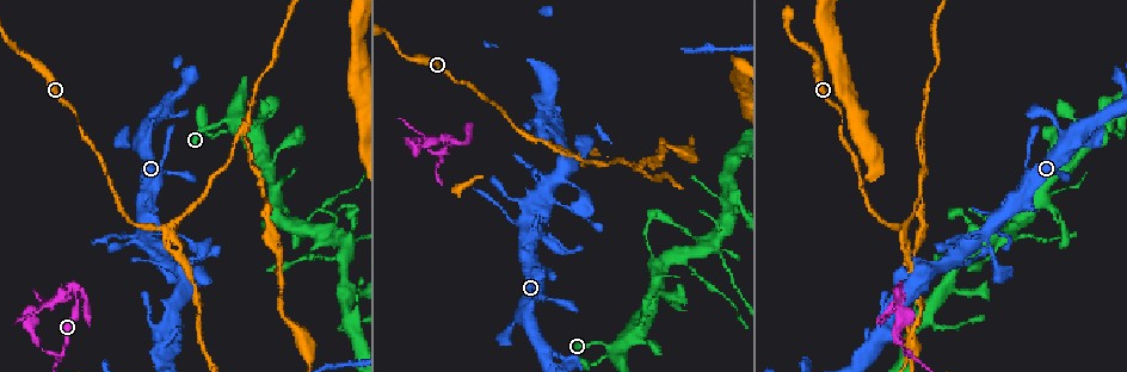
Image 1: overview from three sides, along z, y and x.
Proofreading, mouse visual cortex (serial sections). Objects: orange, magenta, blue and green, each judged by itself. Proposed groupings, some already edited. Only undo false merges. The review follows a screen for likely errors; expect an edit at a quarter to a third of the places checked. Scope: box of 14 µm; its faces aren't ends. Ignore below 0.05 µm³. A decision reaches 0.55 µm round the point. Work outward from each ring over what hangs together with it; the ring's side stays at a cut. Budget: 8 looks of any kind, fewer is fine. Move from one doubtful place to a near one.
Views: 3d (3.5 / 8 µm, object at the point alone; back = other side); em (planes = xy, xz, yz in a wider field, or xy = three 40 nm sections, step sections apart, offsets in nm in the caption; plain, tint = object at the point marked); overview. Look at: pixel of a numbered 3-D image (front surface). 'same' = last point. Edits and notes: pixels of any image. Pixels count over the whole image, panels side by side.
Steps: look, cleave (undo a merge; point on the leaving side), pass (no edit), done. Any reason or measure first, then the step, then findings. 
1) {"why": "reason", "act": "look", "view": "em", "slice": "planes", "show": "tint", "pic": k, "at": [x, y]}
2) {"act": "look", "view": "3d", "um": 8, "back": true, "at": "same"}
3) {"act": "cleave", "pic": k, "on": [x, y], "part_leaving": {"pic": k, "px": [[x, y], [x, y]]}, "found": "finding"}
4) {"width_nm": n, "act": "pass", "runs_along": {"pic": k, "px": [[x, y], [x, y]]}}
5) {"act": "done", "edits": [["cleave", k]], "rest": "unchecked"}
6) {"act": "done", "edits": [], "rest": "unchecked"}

{"why": "a fork", "act": "look", "view": "3d", "um": 3.5, "pic": 1, "at": [165, 228]}

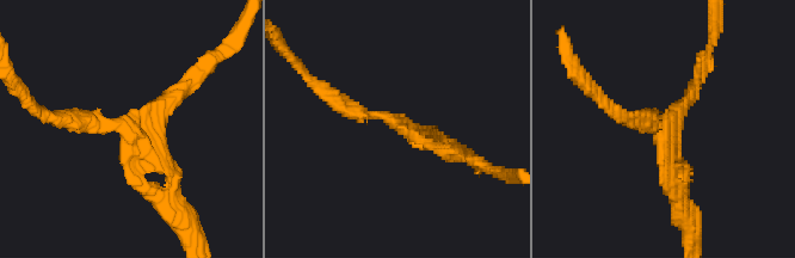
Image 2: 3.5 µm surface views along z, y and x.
{"act": "look", "view": "em", "slice": "planes", "show": "plain", "pic": 2, "at": [387, 120]}

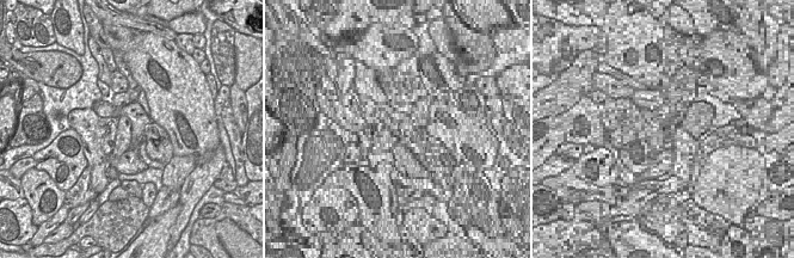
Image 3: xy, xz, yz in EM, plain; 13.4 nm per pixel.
{"why": "with the object marked", "act": "look", "view": "em", "slice": "planes", "show": "tint", "at": "same"}

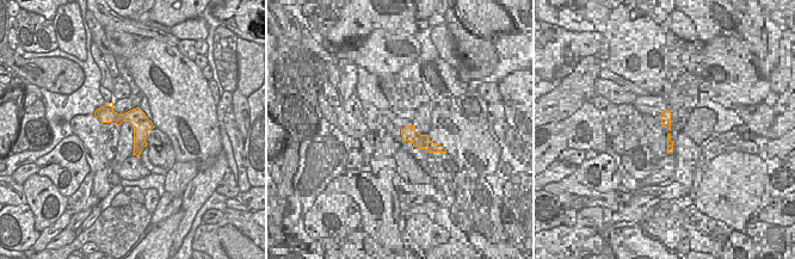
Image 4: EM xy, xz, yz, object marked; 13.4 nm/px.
{"act": "pass", "runs_along": {"pic": 2, "px": [[320, 85], [448, 152]]}, "found": "all the same cell"}

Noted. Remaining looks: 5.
{"why": "a narrow waist", "act": "look", "view": "3d", "um": 3.5, "pic": 1, "at": [920, 132]}

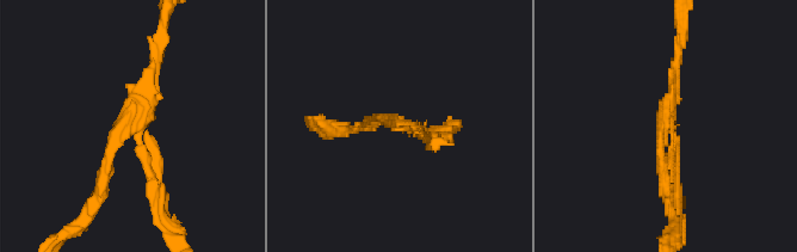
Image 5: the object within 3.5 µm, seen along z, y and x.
{"arms": 3, "arm_widths_nm": [100, 150, 150], "act": "look", "view": "em", "slice": "xy", "step": 1, "show": "tint", "pic": 5, "at": [130, 125]}

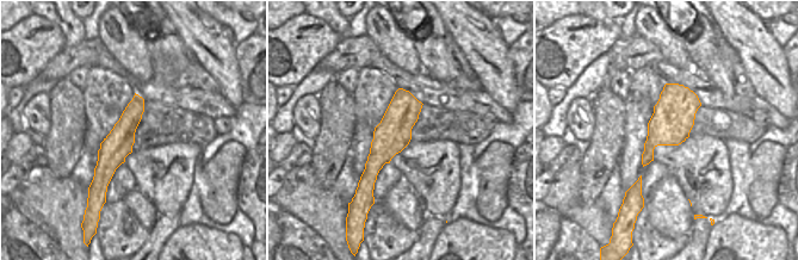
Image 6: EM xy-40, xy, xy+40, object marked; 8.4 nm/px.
{"act": "cleave", "pic": 5, "on": [150, 182], "part_leaving": {"pic": 5, "px": [[140, 142], [175, 238]]}, "found": "a second cell is stuck on"}

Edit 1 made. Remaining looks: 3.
{"why": "sudden change in width", "act": "look", "view": "3d", "um": 3.5, "pic": 1, "at": [28, 58]}

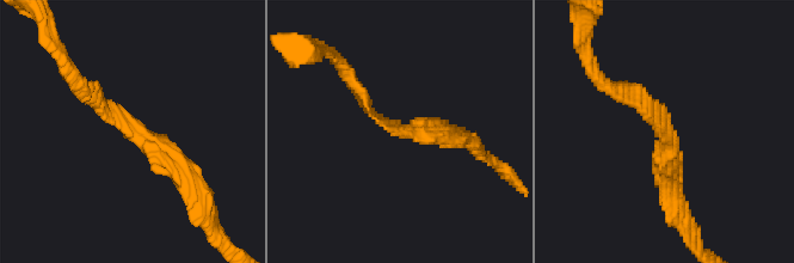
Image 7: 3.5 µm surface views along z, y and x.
{"arm_widths_nm": [150, 250], "act": "look", "view": "em", "slice": "planes", "show": "tint", "pic": 7, "at": [404, 133]}

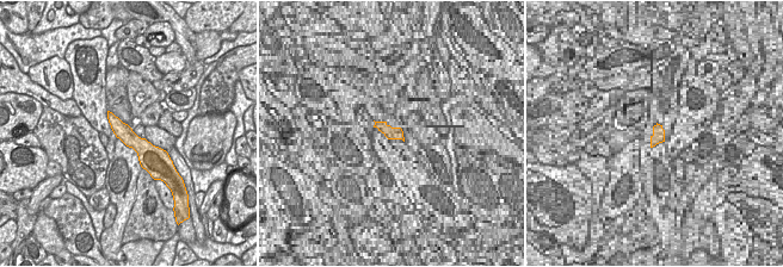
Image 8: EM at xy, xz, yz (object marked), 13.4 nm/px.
{"act": "pass", "runs_along": {"pic": 7, "px": [[197, 187], [87, 95]]}, "found": "one cell here"}

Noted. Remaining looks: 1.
{"act": "done", "edits": [["cleave", 5]], "rest": "unchecked"}

